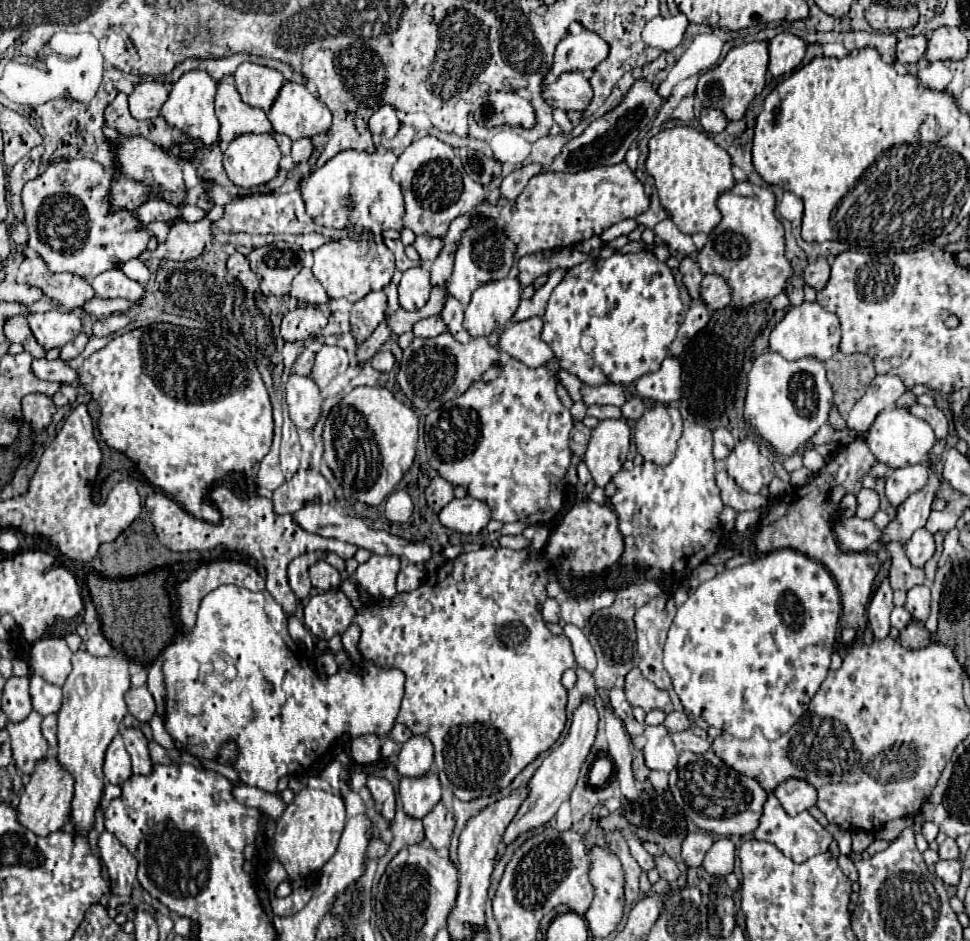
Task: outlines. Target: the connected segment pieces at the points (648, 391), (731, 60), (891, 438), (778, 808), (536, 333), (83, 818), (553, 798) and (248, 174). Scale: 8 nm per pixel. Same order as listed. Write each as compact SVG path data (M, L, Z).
M666 357L656 373L644 375L636 381L636 391L652 401L672 403L680 399L680 363L676 357Z
M746 43L738 45L728 51L724 61L698 79L698 89L696 89L696 99L704 107L720 109L728 121L740 121L752 103L752 99L764 89L766 83L766 73L768 73L768 43Z
M888 407L876 417L874 425L870 427L866 443L868 443L868 449L874 453L874 457L880 463L886 463L888 467L898 469L898 467L908 467L916 463L926 463L928 453L936 443L936 437L934 437L932 427L926 421L914 417L908 409Z
M770 793L766 803L764 803L764 813L760 817L760 825L754 831L754 837L760 839L760 841L774 843L788 859L792 859L796 863L804 863L806 859L810 859L810 857L814 857L818 853L828 851L828 845L832 843L832 835L808 811L802 811L796 817L790 817L782 809L782 805L774 797L774 793Z
M530 317L526 321L512 321L506 325L498 339L498 349L524 363L526 367L546 365L554 353L540 339L542 319Z
M76 651L72 655L72 671L62 687L64 699L58 711L58 763L74 779L74 797L70 807L70 821L74 823L74 835L88 833L94 825L94 813L102 799L104 773L102 759L110 739L120 729L126 715L124 693L130 689L128 661L124 655L106 659L92 657L88 651Z
M582 701L582 705L574 711L574 719L572 719L572 727L570 733L566 737L566 741L562 745L558 745L544 761L542 765L536 769L534 777L528 781L528 795L524 799L524 803L520 805L518 813L514 815L514 819L510 821L510 825L506 827L504 835L502 835L502 845L510 845L512 841L516 841L520 835L528 833L530 829L538 829L542 825L546 825L558 811L558 807L562 805L562 801L566 801L576 785L580 767L586 759L586 755L592 749L594 737L596 737L596 723L598 723L598 711L594 709L594 705L590 705L590 701Z
M240 135L224 151L228 179L242 189L258 187L278 175L282 153L272 135Z

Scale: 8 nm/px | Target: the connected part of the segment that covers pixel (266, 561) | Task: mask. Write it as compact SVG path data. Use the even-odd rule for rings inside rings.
M218 485L210 491L210 501L222 515L222 521L218 525L208 523L204 519L196 519L182 505L178 505L172 497L164 495L162 491L148 495L146 509L150 511L150 521L154 525L158 541L172 551L194 551L194 549L208 551L208 549L214 549L216 545L226 545L230 551L248 553L250 557L254 557L258 563L262 563L266 567L266 571L268 571L266 573L266 591L272 593L274 599L282 605L286 617L296 613L296 595L288 585L288 573L286 573L288 563L294 557L298 557L306 551L326 549L326 551L338 553L342 559L350 559L358 551L358 547L352 543L344 543L338 539L326 539L326 537L304 531L290 513L276 515L272 509L274 507L272 499L258 495L251 496L250 499L240 499L230 489Z

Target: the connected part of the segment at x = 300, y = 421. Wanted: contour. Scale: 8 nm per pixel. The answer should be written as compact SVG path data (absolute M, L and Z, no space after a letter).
M290 375L286 383L286 403L292 423L300 431L312 431L322 409L322 397L316 383L310 377Z

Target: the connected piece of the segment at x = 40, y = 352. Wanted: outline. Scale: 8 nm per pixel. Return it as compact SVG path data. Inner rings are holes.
M18 315L18 317L8 319L6 325L4 325L4 333L8 335L8 341L10 341L10 343L20 343L32 357L44 357L44 355L46 355L46 351L44 351L44 349L38 345L38 341L34 339L26 317Z

